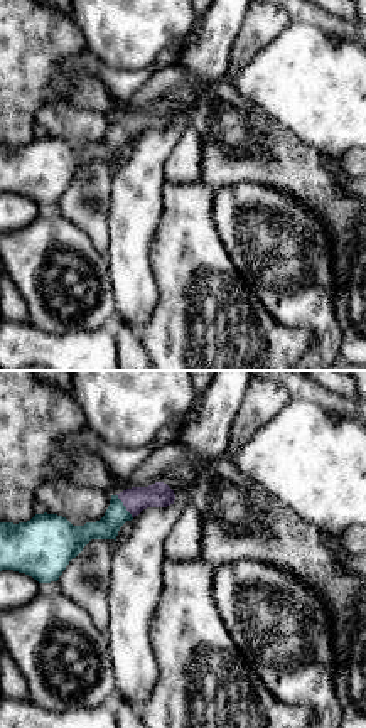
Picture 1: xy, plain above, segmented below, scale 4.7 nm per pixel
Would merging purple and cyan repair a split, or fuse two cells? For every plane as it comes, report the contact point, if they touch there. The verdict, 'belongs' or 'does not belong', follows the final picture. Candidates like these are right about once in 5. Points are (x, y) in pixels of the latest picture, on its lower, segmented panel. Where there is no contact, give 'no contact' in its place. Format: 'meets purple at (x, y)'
meets purple at (123, 504)

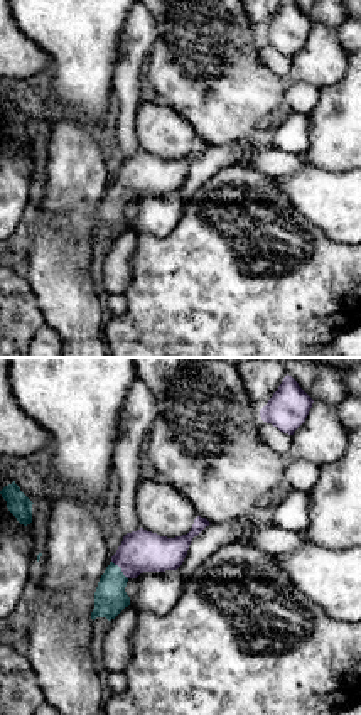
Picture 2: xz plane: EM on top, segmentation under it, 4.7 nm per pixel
meets purple at (122, 570)

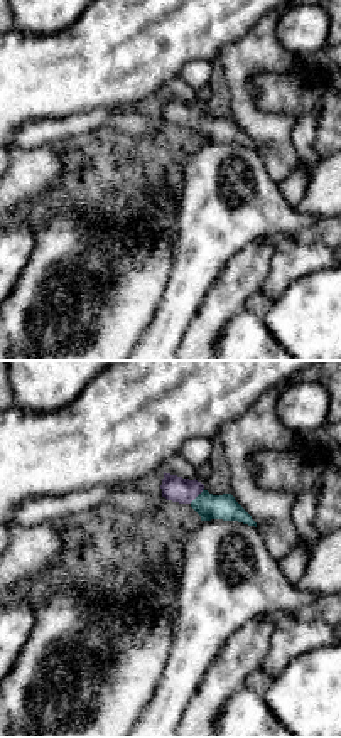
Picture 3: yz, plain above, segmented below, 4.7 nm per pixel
meets purple at (196, 496)

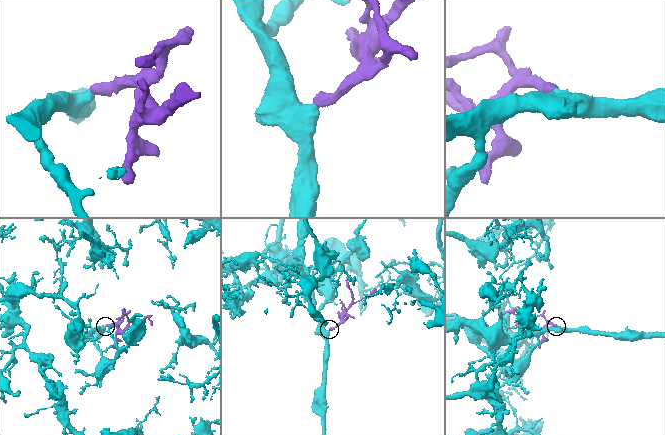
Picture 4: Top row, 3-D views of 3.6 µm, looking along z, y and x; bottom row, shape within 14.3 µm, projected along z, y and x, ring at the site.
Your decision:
belongs

